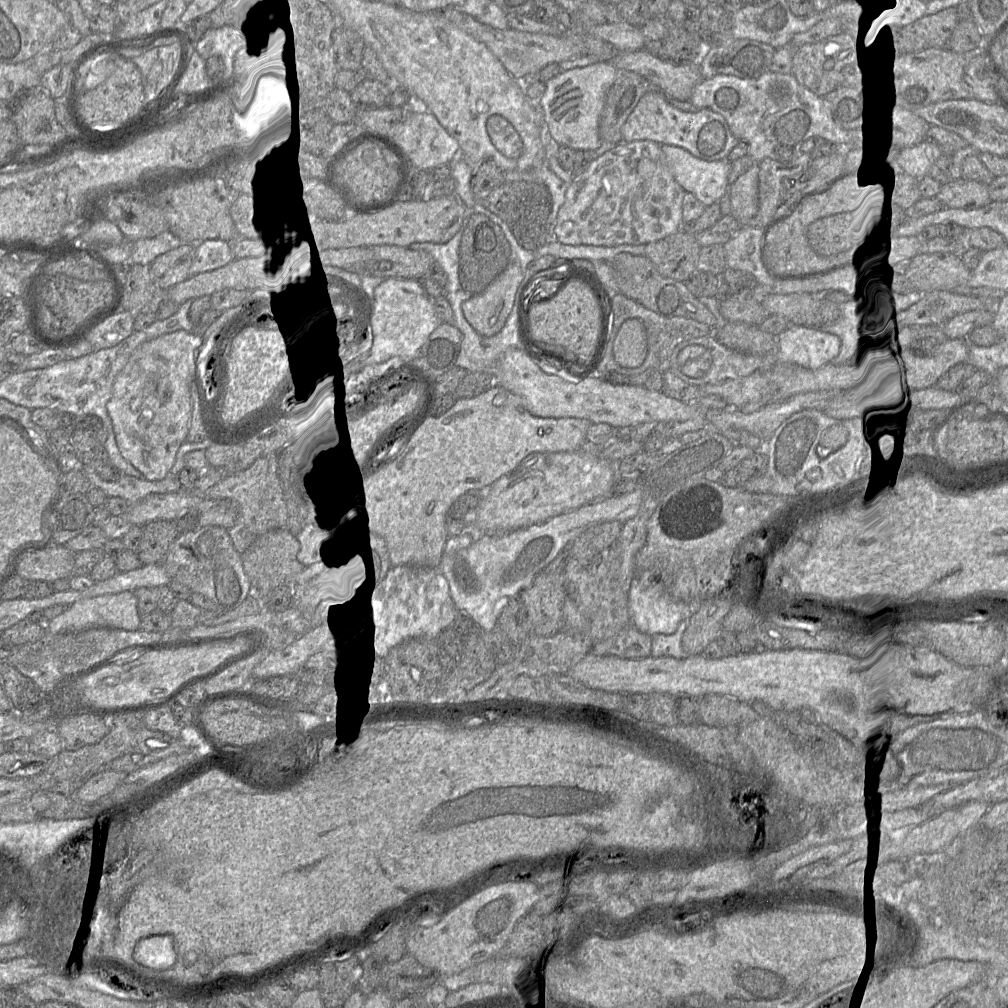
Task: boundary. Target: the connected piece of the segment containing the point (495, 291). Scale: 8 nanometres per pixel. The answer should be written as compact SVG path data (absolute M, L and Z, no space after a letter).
M519 266L510 267L481 294L462 304L465 319L482 336L493 336L504 327L524 280Z

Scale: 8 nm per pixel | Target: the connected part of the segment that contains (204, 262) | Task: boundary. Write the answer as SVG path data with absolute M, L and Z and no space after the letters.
M207 239L196 246L189 276L220 268L231 261L233 261L233 252L228 241Z

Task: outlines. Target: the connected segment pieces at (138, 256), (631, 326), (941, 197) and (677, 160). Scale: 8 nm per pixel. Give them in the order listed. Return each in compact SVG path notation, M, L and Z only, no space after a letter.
M169 230L151 238L133 241L131 261L141 265L149 265L159 255L178 247L181 242Z
M639 320L626 321L616 331L614 356L624 368L636 368L643 364L648 354L647 330Z
M959 180L943 185L936 199L941 209L977 210L991 203L987 188Z
M668 144L662 145L662 151L676 181L705 206L719 202L727 193L731 169L728 159L706 161Z

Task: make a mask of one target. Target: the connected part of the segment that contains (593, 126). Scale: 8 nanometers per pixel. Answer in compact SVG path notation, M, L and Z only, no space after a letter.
M598 61L585 67L562 71L546 82L540 104L544 111L547 131L559 146L568 146L575 150L594 150L601 145L600 116L617 71L611 62Z

